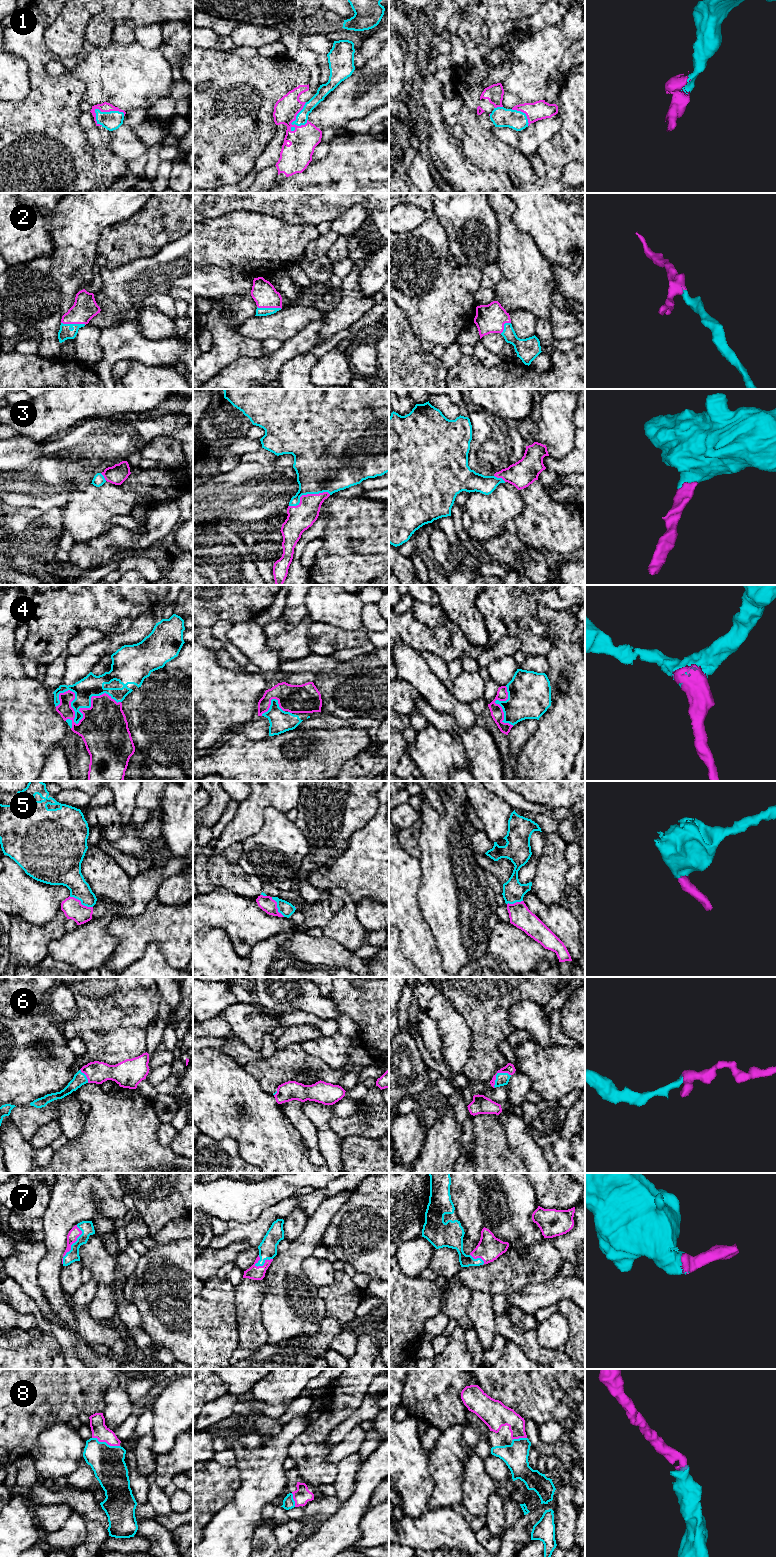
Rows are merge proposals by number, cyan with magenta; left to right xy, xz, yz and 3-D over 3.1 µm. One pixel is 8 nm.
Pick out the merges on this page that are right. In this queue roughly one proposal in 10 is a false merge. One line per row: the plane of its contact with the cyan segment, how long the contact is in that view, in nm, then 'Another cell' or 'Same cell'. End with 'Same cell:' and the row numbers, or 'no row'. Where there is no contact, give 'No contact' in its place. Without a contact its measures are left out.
1: Touches cyan in xz. Shared border 260 nm. Same cell
2: Touches cyan in xy. Shared border 200 nm. Same cell
3: Touches cyan in xz. Shared border 340 nm. Same cell
4: Touches cyan in xy. Shared border 550 nm. Same cell
5: Touches cyan in xy. Shared border 220 nm. Same cell
6: Touches cyan in yz. Shared border 170 nm. Same cell
7: Touches cyan in xy. Shared border 340 nm. Same cell
8: Touches cyan in xy. Shared border 240 nm. Same cell
Same cell: 1, 2, 3, 4, 5, 6, 7, 8

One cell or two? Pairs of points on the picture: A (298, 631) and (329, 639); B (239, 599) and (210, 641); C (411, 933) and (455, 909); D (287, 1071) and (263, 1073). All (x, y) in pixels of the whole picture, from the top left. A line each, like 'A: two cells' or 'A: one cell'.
A: two cells
B: one cell
C: two cells
D: one cell

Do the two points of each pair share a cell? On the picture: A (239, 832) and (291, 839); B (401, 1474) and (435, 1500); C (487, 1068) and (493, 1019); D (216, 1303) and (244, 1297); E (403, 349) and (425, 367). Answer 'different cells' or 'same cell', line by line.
A: different cells
B: different cells
C: same cell
D: different cells
E: same cell

